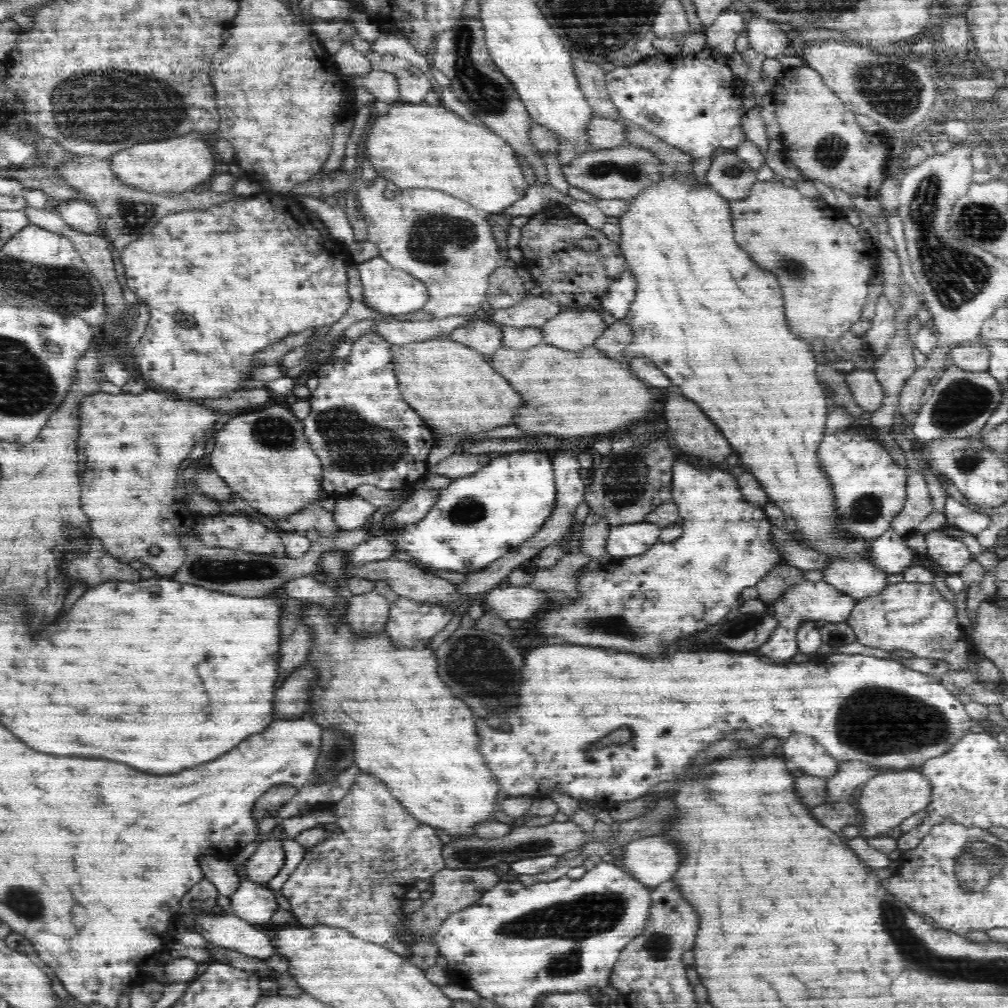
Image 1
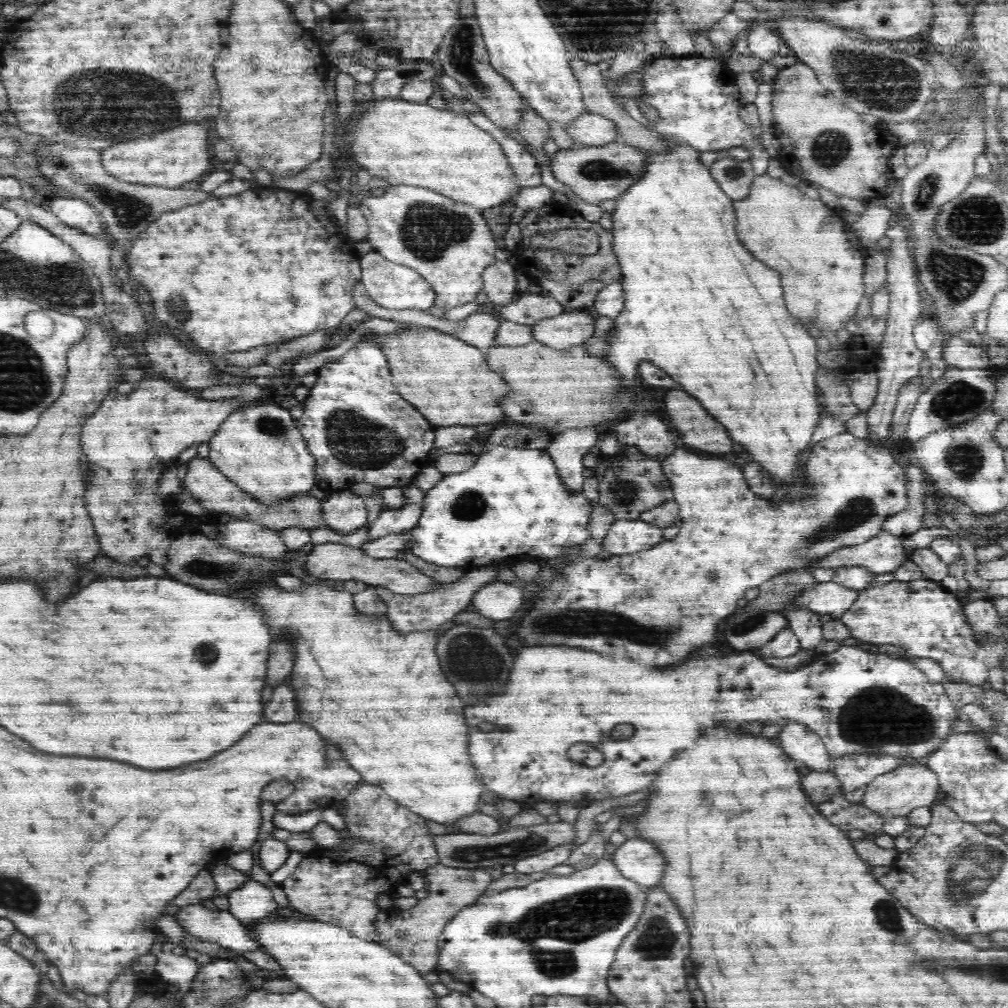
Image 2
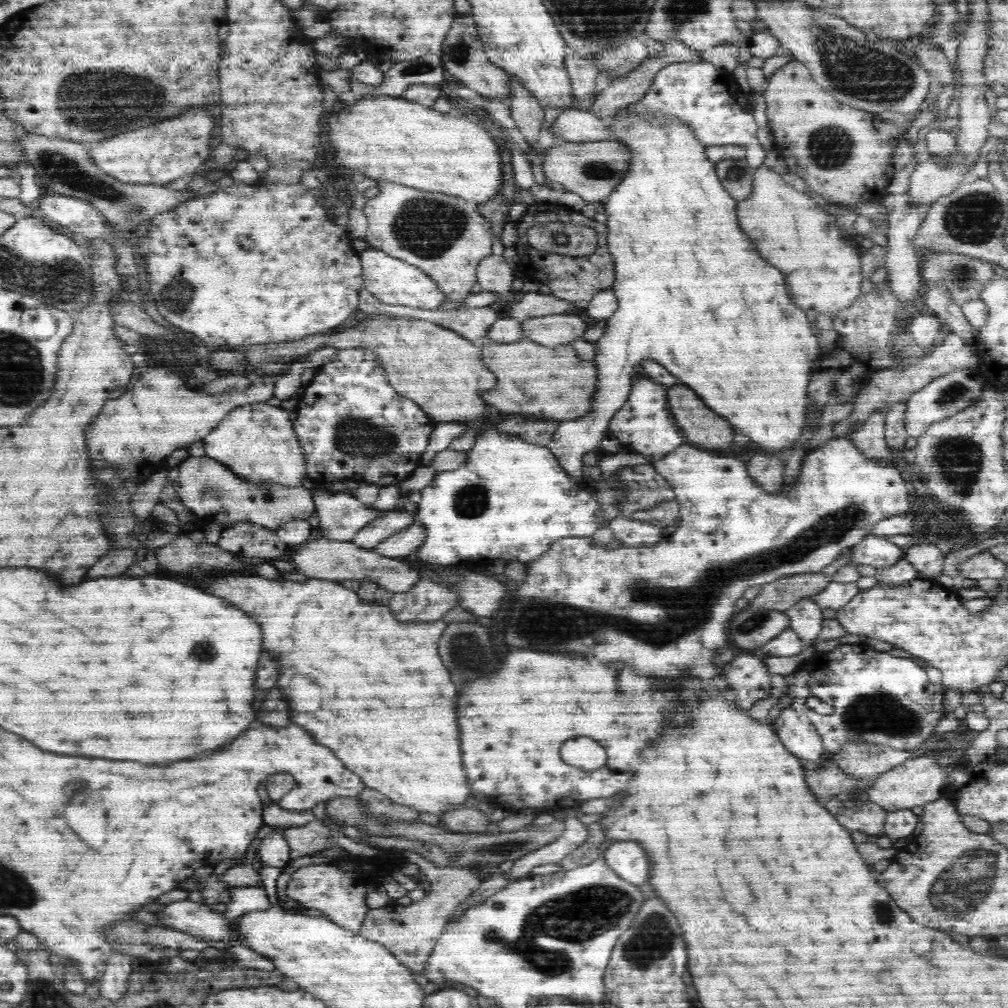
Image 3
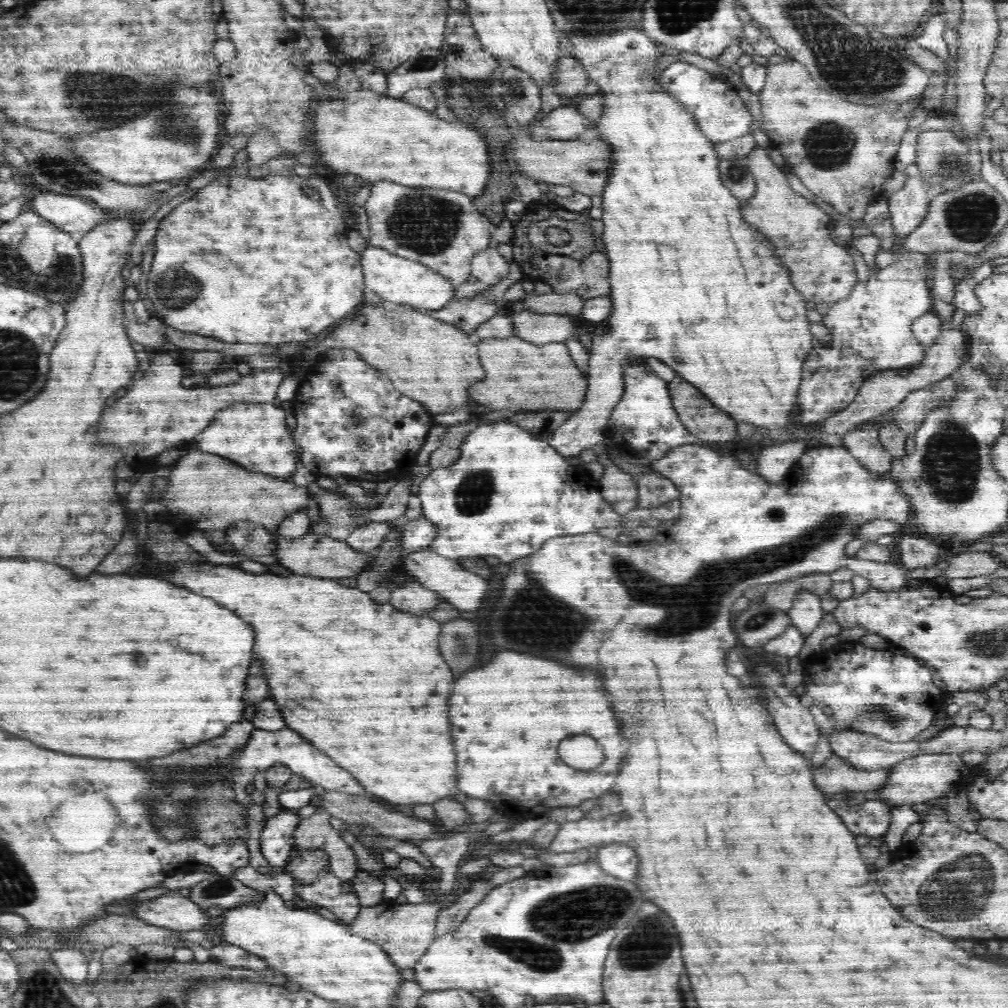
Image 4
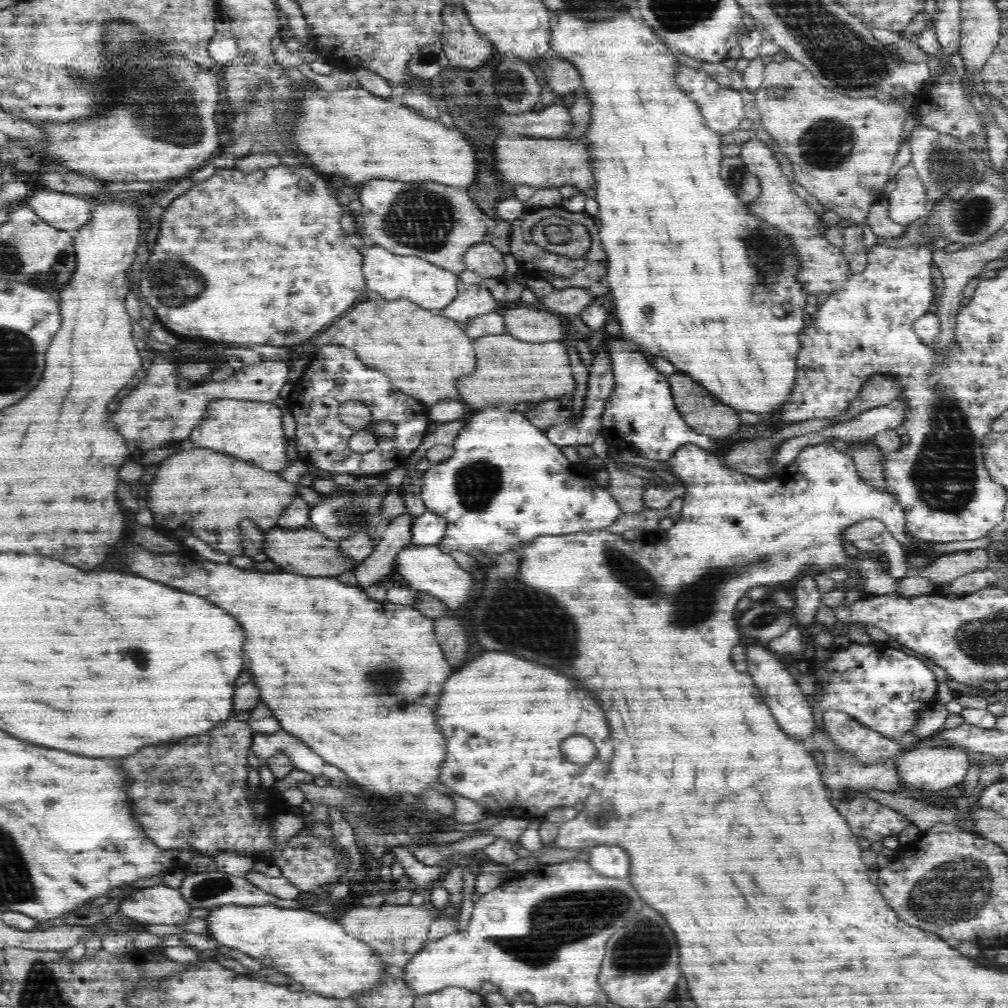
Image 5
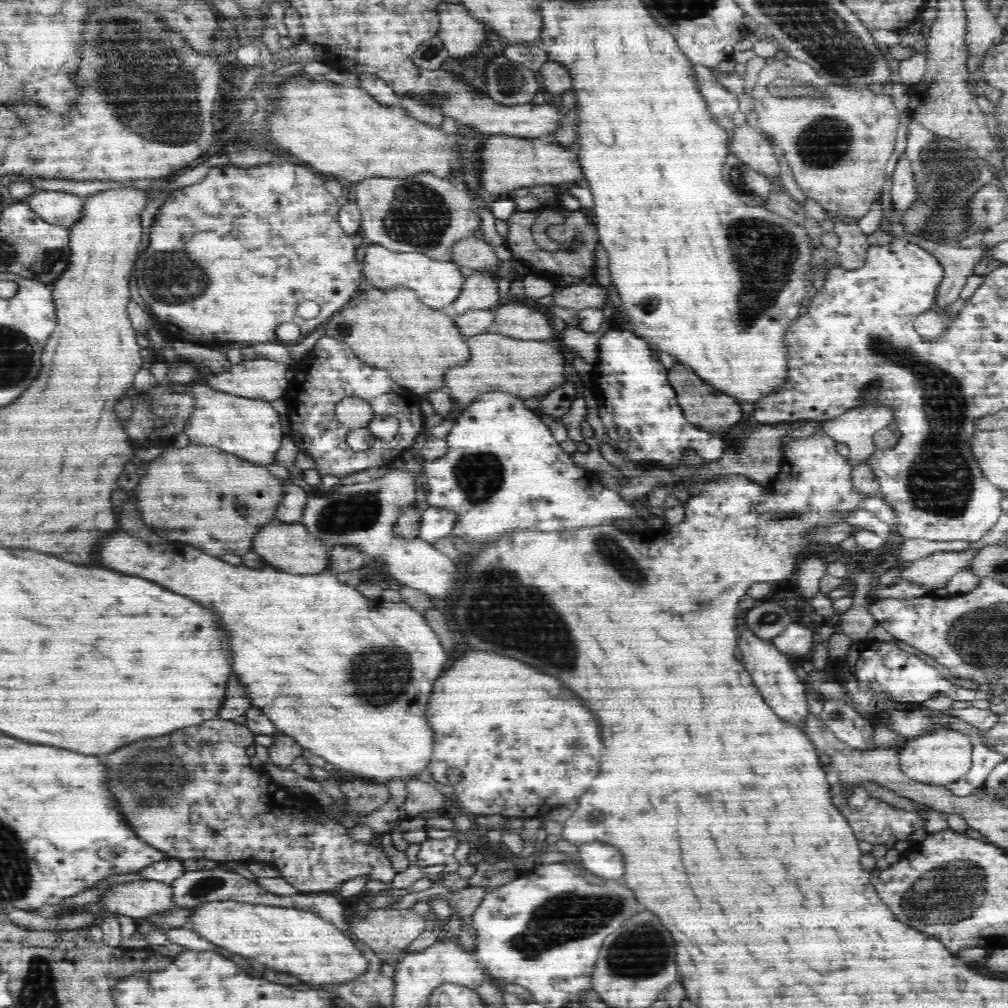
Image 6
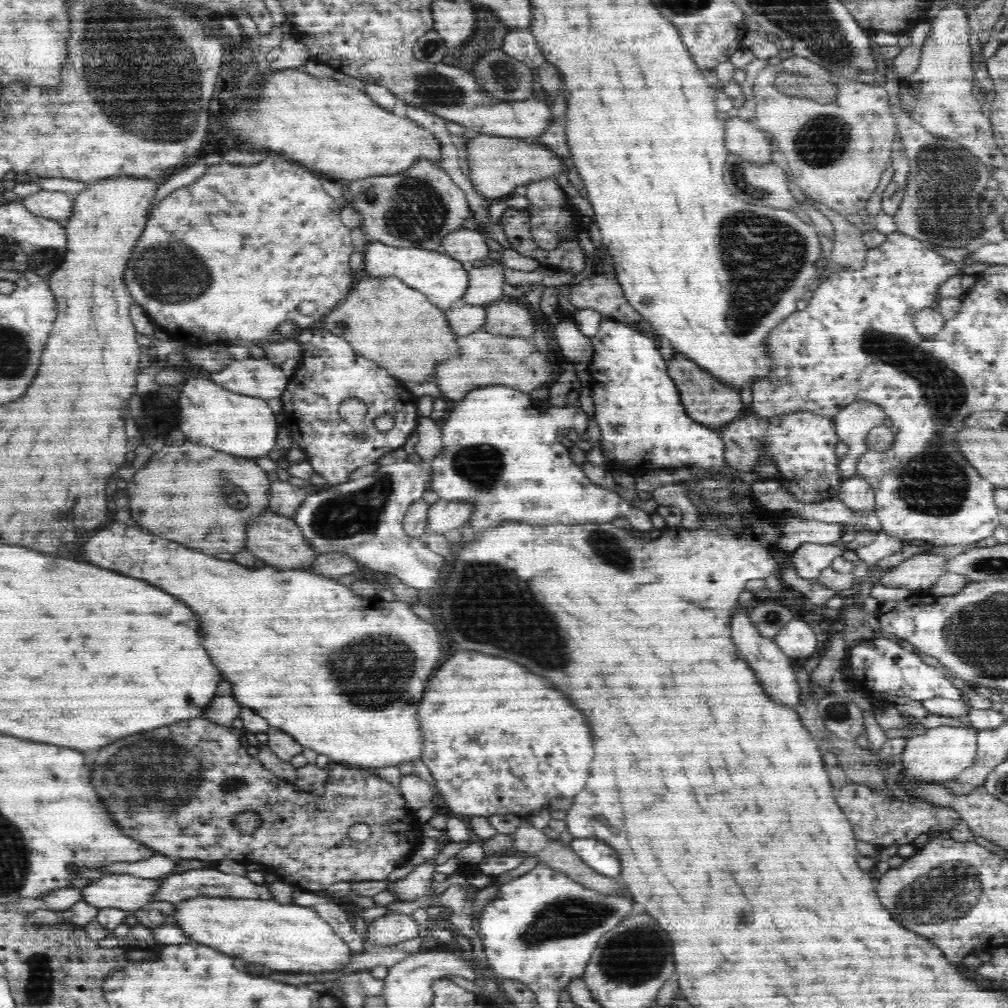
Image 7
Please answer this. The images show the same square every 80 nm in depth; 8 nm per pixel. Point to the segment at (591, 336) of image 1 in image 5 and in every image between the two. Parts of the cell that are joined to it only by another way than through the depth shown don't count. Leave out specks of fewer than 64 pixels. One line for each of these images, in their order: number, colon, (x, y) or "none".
2: (567, 329)
3: (551, 331)
4: (537, 328)
5: (528, 324)

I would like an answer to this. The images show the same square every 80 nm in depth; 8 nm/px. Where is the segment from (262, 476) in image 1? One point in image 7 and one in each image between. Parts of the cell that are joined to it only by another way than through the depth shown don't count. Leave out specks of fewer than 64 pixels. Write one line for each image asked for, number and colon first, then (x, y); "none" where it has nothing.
2: (261, 449)
3: (258, 442)
4: (256, 435)
5: (251, 431)
6: (249, 428)
7: (208, 413)

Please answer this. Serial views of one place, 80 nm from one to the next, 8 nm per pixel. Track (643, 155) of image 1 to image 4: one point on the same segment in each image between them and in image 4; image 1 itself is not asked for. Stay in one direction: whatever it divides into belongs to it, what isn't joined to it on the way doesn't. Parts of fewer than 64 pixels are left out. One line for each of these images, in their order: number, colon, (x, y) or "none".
2: (600, 172)
3: (592, 170)
4: (583, 167)

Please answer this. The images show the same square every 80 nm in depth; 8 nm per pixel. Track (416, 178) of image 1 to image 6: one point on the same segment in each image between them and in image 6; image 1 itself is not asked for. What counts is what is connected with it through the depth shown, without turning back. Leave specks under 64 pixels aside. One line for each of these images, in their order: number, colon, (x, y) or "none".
2: (407, 143)
3: (391, 139)
4: (377, 137)
5: (364, 137)
6: (338, 130)

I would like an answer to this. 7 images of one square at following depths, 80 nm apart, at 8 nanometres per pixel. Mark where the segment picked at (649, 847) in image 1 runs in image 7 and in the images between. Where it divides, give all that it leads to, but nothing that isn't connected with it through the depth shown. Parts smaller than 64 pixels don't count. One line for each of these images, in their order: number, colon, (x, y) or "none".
2: (635, 859)
3: (626, 859)
4: (615, 859)
5: (608, 860)
6: (601, 859)
7: (594, 852)

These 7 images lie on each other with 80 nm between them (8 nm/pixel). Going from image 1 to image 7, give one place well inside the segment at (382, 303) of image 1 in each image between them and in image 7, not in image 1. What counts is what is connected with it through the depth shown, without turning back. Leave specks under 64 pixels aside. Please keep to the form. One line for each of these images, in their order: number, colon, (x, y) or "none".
2: (394, 286)
3: (392, 281)
4: (396, 280)
5: (427, 285)
6: (438, 282)
7: (442, 278)

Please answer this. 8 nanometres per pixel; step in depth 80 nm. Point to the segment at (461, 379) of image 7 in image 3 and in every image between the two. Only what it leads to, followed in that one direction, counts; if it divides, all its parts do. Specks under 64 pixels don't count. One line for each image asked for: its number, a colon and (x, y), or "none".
3: (531, 379)
4: (516, 374)
5: (507, 370)
6: (531, 368)

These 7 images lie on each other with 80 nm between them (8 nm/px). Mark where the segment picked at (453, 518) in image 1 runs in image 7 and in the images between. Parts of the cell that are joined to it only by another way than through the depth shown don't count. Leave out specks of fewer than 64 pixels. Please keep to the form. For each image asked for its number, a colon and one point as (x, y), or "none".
2: (512, 501)
3: (510, 499)
4: (510, 491)
5: (506, 483)
6: (503, 468)
7: (501, 449)

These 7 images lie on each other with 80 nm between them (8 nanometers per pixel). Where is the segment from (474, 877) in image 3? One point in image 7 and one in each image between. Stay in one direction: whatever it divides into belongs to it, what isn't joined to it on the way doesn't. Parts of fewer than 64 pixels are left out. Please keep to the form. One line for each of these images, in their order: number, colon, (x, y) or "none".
4: (404, 931)
5: (396, 932)
6: (387, 931)
7: (396, 927)

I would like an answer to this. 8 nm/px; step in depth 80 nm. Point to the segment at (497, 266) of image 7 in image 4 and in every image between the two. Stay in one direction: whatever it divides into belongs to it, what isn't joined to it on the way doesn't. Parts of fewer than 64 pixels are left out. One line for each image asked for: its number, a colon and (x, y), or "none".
4: (467, 314)
5: (473, 300)
6: (480, 292)

